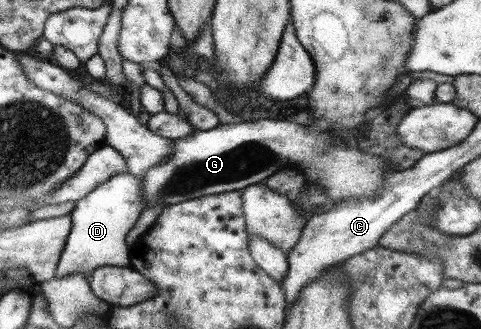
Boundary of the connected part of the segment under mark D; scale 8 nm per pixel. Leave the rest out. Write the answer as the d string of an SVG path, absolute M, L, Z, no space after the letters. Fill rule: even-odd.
M113 174L105 183L95 186L89 195L77 201L69 219L71 220L71 228L67 233L64 247L62 248L59 262L55 269L55 278L71 275L72 272L85 273L88 276L92 270L105 263L125 264L129 260L128 247L125 245L125 236L131 230L137 221L142 208L141 195L139 195L139 188L141 188L140 178L128 174Z

